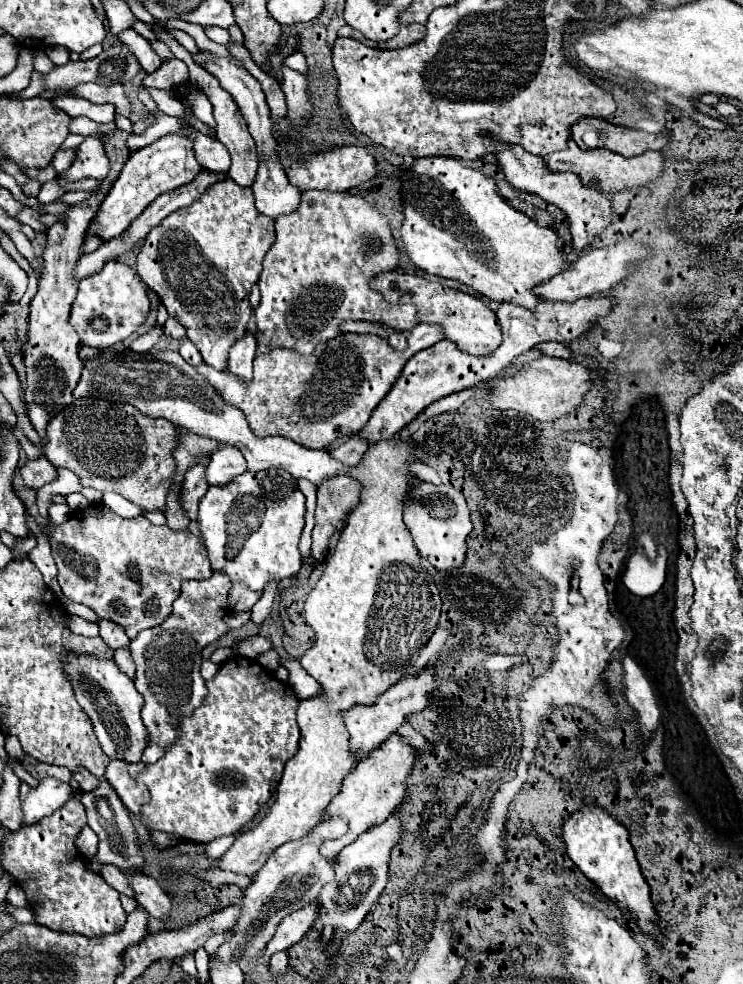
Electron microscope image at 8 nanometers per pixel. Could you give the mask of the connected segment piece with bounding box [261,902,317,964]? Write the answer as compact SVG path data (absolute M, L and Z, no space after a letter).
M315 902L309 904L309 906L303 908L303 910L297 910L297 912L289 914L289 916L285 916L285 918L281 920L281 924L277 926L275 936L273 936L271 942L267 944L265 956L261 958L261 962L265 964L271 954L275 954L275 952L279 952L279 950L289 950L293 944L297 944L297 942L305 936L305 932L313 926L313 918L315 918L315 916L317 916Z

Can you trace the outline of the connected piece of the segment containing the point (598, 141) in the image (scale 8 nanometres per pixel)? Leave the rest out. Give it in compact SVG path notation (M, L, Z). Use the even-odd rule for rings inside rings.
M583 118L571 126L571 138L585 150L607 148L621 156L639 156L647 150L661 150L667 146L667 138L661 134L649 134L623 126L613 126L607 120Z

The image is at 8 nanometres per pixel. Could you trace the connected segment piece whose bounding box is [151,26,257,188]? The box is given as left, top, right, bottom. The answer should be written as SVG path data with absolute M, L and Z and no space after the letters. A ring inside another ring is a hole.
M151 26L151 30L153 30L153 34L157 36L157 40L161 40L161 42L167 44L167 48L175 54L175 58L179 58L179 60L183 60L183 62L187 64L187 68L189 68L189 82L195 84L199 90L203 90L203 92L207 94L207 98L211 100L211 104L213 104L213 108L215 108L217 140L221 140L221 142L227 146L229 154L231 154L231 162L233 162L231 168L229 168L229 176L231 176L239 186L249 188L249 186L253 184L253 180L255 180L255 174L257 174L257 154L255 154L255 142L253 142L251 134L247 132L247 126L241 124L241 114L239 114L239 108L237 108L235 100L231 98L231 94L227 94L227 92L219 86L219 82L217 82L207 70L203 70L199 64L195 64L193 56L191 56L163 26Z

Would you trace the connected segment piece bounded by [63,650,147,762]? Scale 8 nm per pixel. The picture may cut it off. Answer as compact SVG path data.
M63 652L65 664L63 670L67 672L75 700L83 708L83 712L91 718L93 730L97 740L107 756L115 756L127 762L139 762L141 752L147 746L147 730L141 722L141 706L143 698L135 690L133 680L119 670L115 660L99 660L91 654L77 654L77 652Z

